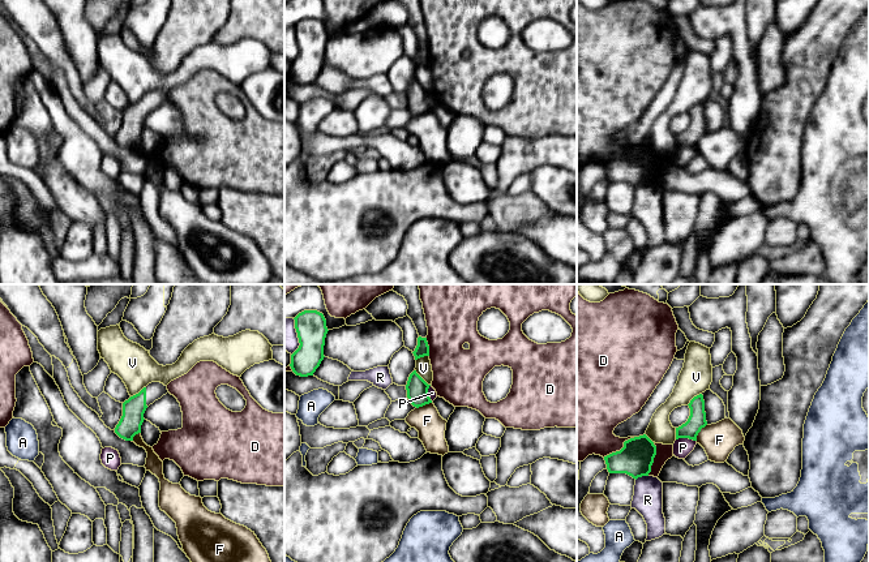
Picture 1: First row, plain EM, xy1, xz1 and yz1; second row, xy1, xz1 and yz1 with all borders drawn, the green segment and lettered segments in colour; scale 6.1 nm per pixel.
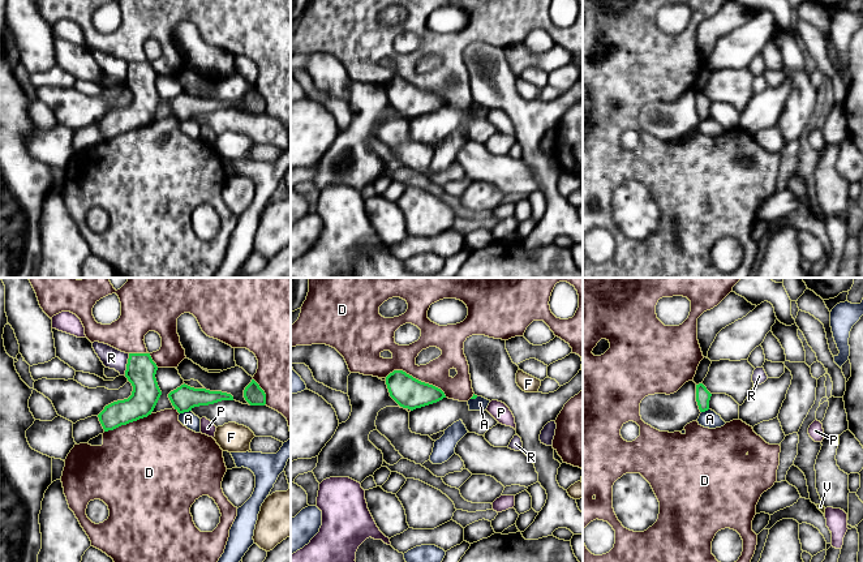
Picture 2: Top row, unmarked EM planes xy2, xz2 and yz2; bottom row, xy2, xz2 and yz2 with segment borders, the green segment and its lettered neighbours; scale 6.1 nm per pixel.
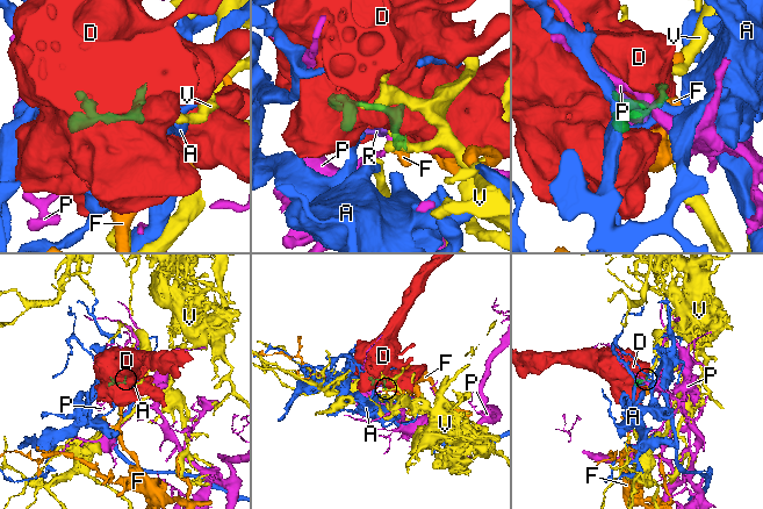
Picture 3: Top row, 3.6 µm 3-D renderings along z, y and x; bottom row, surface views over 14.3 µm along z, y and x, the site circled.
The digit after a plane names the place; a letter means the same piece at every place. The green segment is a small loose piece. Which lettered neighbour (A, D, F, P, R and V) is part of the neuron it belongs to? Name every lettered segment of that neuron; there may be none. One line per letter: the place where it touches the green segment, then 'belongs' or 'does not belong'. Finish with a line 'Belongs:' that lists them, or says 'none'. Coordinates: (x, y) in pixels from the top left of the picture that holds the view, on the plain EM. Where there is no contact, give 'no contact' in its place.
A: meets green in xy2 at (185, 119); does not belong
D: meets green in xz2 at (415, 86); does not belong
F: meets green in yz1 at (700, 138); does not belong
P: meets green in yz1 at (686, 145); does not belong
R: meets green in xy2 at (127, 72); does not belong
V: meets green in xz1 at (420, 85); does not belong
Belongs: none

